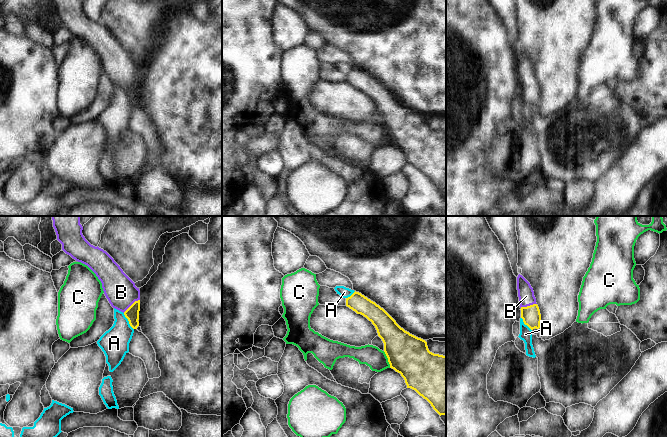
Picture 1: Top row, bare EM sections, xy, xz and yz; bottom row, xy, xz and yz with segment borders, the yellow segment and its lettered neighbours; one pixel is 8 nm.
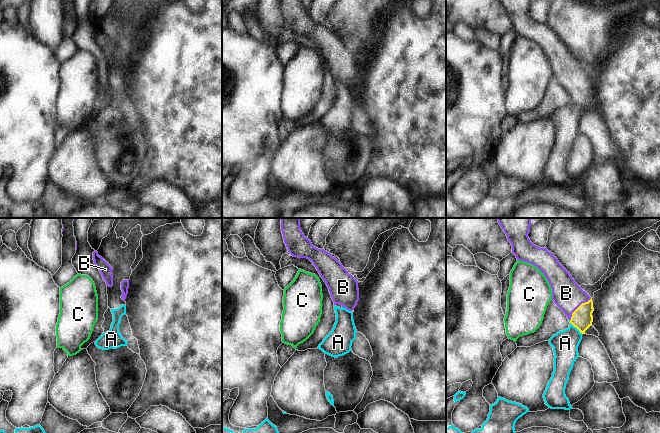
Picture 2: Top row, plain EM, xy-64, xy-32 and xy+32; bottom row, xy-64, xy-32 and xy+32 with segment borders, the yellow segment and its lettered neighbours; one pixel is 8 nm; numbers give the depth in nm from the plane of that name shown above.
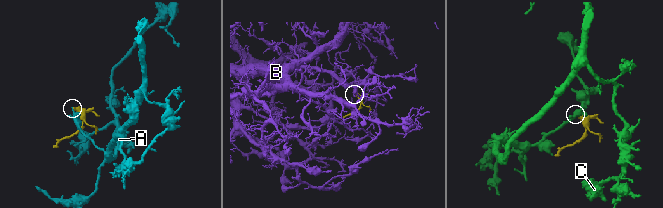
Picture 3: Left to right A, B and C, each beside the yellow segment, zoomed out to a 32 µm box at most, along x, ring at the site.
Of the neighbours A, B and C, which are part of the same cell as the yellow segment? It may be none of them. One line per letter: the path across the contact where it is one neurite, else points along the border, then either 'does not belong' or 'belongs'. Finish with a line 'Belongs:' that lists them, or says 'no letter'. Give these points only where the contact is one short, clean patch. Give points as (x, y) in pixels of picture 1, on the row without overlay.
A: border along xy (123, 89), (133, 105); does not belong
B: runs through xy (132, 89), (132, 80), (121, 68); belongs
C: border along xz (383, 127), (390, 143); does not belong
Belongs: B

